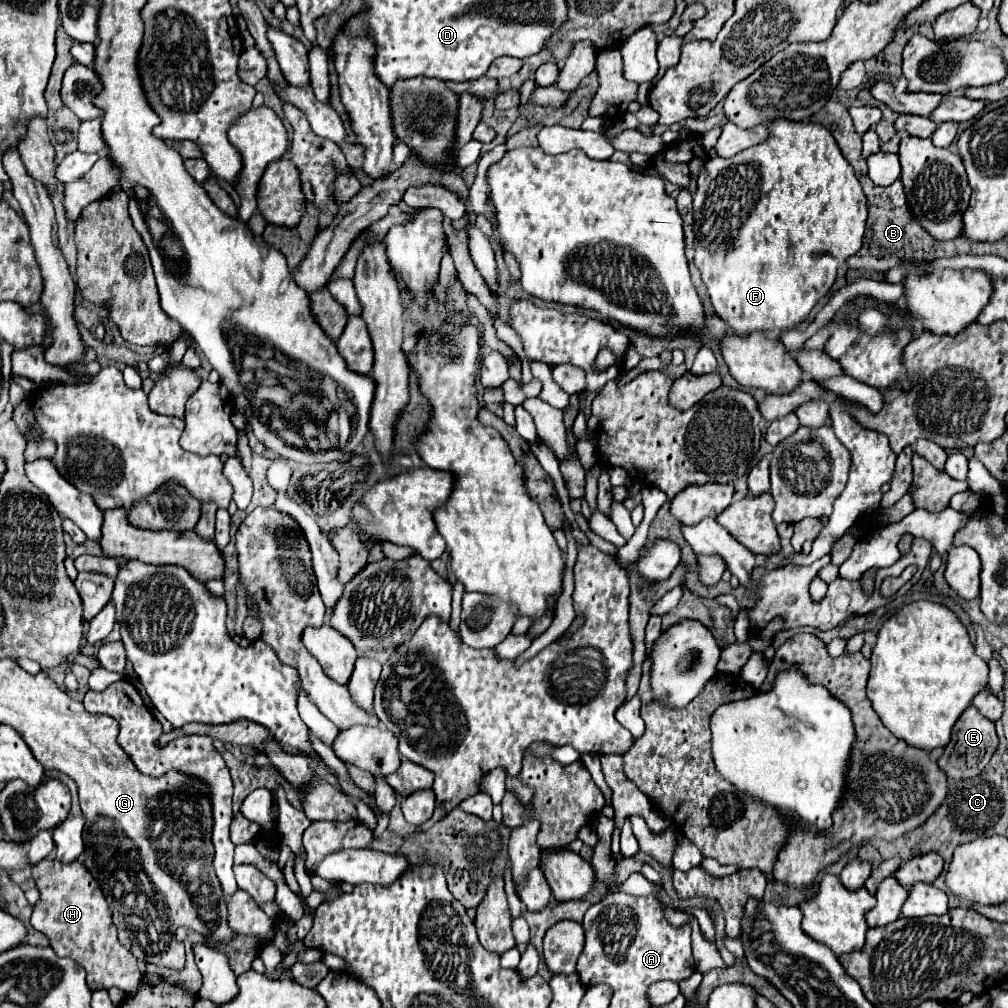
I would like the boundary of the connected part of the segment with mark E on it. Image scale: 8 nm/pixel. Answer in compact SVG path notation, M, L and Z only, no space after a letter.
M969 706L959 716L957 724L953 726L953 736L951 736L951 742L945 746L943 756L939 758L939 768L945 770L945 774L951 780L973 778L973 776L977 776L985 770L985 766L989 764L989 758L993 756L997 744L999 744L999 740L997 740L997 734L995 734L995 724L991 720L987 720L985 716L981 716L975 706Z

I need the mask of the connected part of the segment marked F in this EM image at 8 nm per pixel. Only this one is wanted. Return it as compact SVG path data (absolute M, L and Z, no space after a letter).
M775 118L773 122L767 122L767 128L769 128L769 136L765 142L755 144L755 146L735 154L733 158L719 158L719 156L709 158L709 162L701 168L701 174L697 178L697 192L693 194L693 214L695 214L695 224L693 224L695 258L693 260L701 272L705 286L707 286L707 292L709 292L715 312L727 324L727 328L735 334L745 334L745 332L753 332L753 330L761 330L761 332L789 330L789 328L795 328L797 324L801 324L809 316L813 306L831 290L839 262L845 262L849 256L859 252L859 248L863 244L863 234L865 234L867 198L861 190L859 180L853 174L851 164L843 158L831 132L827 128L823 128L821 124L793 122L793 120L785 120L785 118Z

